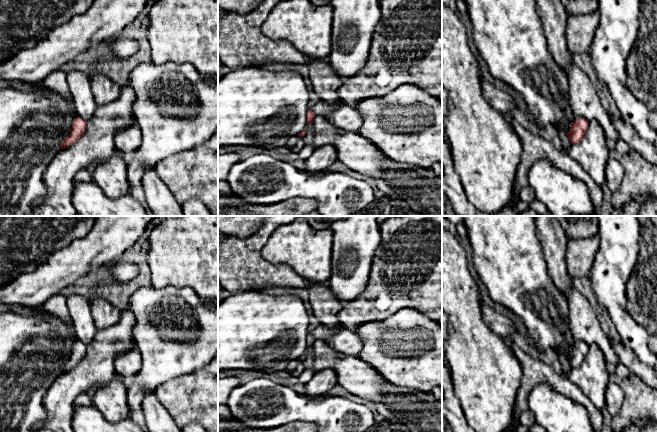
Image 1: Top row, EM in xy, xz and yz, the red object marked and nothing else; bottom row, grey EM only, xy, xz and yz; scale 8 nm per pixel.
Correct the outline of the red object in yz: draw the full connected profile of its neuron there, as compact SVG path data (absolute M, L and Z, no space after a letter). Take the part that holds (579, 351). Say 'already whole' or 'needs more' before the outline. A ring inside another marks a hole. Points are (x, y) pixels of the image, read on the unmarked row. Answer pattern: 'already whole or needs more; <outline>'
already whole; M579 342L570 347L571 354L567 356L567 360L571 368L579 367L587 356L589 345L584 342Z

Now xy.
already whole; M76 341L73 345L70 358L61 366L61 373L67 372L77 366L85 357L87 345Z

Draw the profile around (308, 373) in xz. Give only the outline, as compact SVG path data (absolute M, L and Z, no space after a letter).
M307 348L305 353L306 358L301 362L304 365L304 370L298 377L299 381L303 384L308 383L315 373L312 369L314 363L314 348Z

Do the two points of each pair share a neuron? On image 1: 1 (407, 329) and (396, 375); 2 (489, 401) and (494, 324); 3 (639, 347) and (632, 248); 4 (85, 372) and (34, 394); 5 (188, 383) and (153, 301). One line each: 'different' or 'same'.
1: same
2: different
3: same
4: different
5: different

